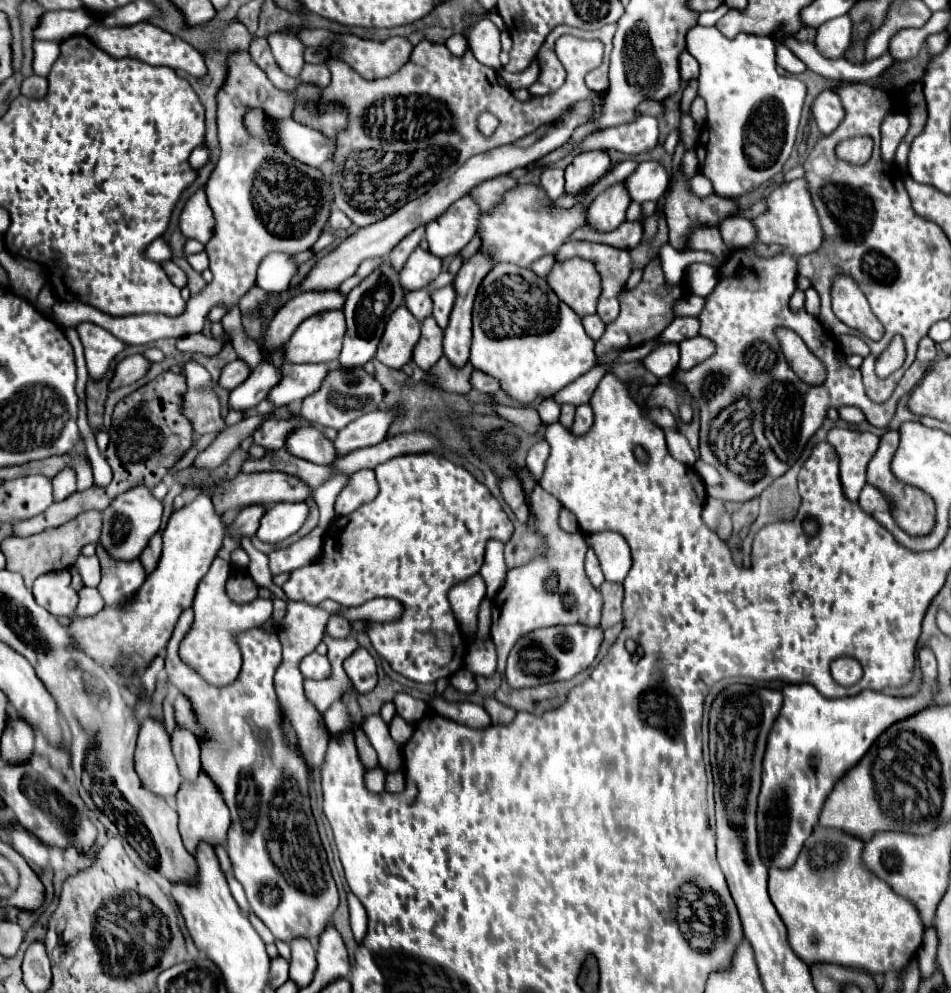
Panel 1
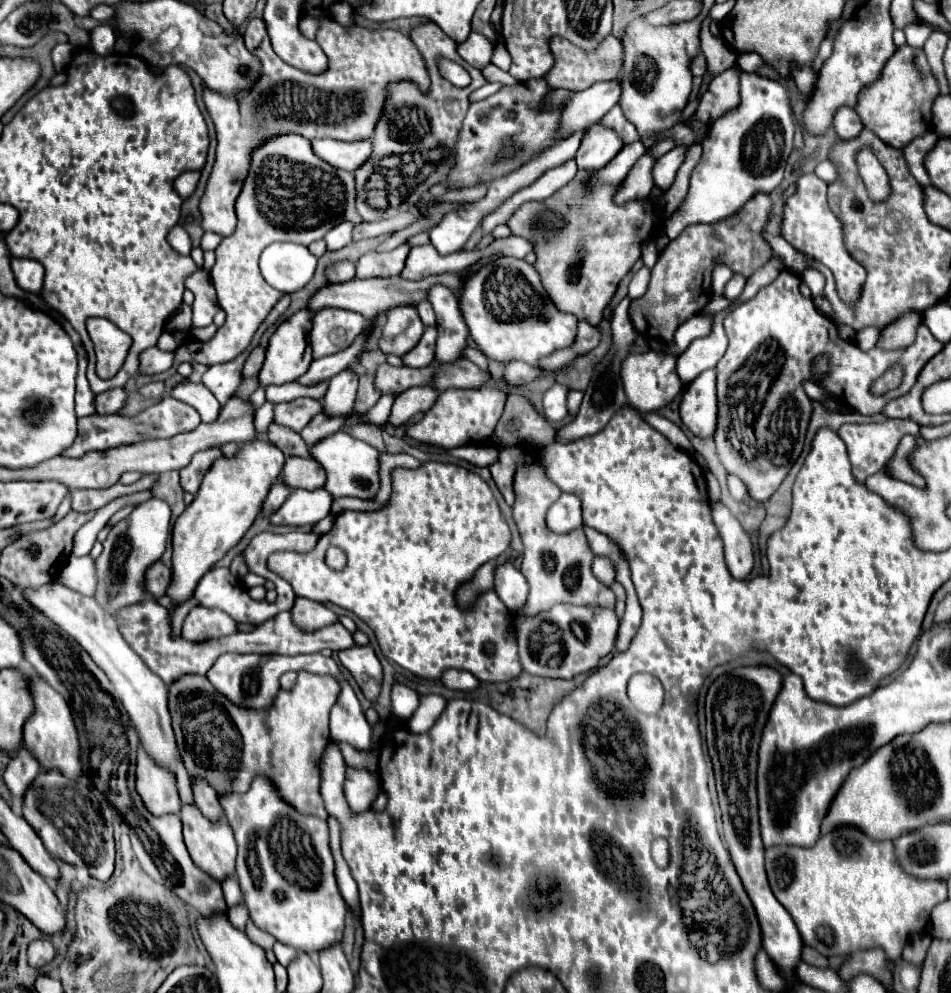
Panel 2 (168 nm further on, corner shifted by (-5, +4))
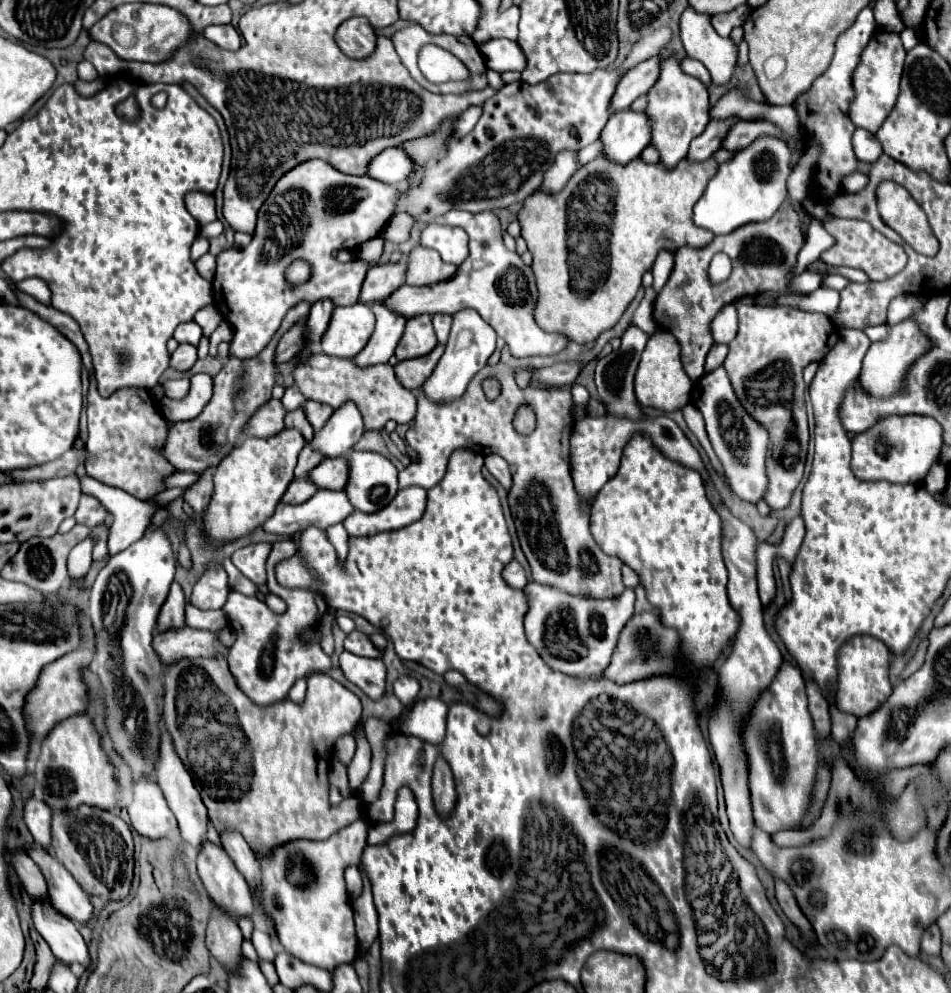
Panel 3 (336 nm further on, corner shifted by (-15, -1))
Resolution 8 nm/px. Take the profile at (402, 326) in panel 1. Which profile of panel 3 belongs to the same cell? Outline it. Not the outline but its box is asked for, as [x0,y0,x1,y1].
[395,315,437,361]

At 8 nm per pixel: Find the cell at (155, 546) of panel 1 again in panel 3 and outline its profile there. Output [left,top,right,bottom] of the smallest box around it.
[157,581,185,631]

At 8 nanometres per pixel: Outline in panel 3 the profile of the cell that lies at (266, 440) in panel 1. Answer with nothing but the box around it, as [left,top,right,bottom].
[303,401,333,431]

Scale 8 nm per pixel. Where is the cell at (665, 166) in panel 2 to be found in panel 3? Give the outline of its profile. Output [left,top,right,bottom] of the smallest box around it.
[687,119,735,163]

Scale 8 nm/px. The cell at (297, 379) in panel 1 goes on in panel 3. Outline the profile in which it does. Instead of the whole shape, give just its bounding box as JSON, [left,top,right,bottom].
[353,303,405,367]

